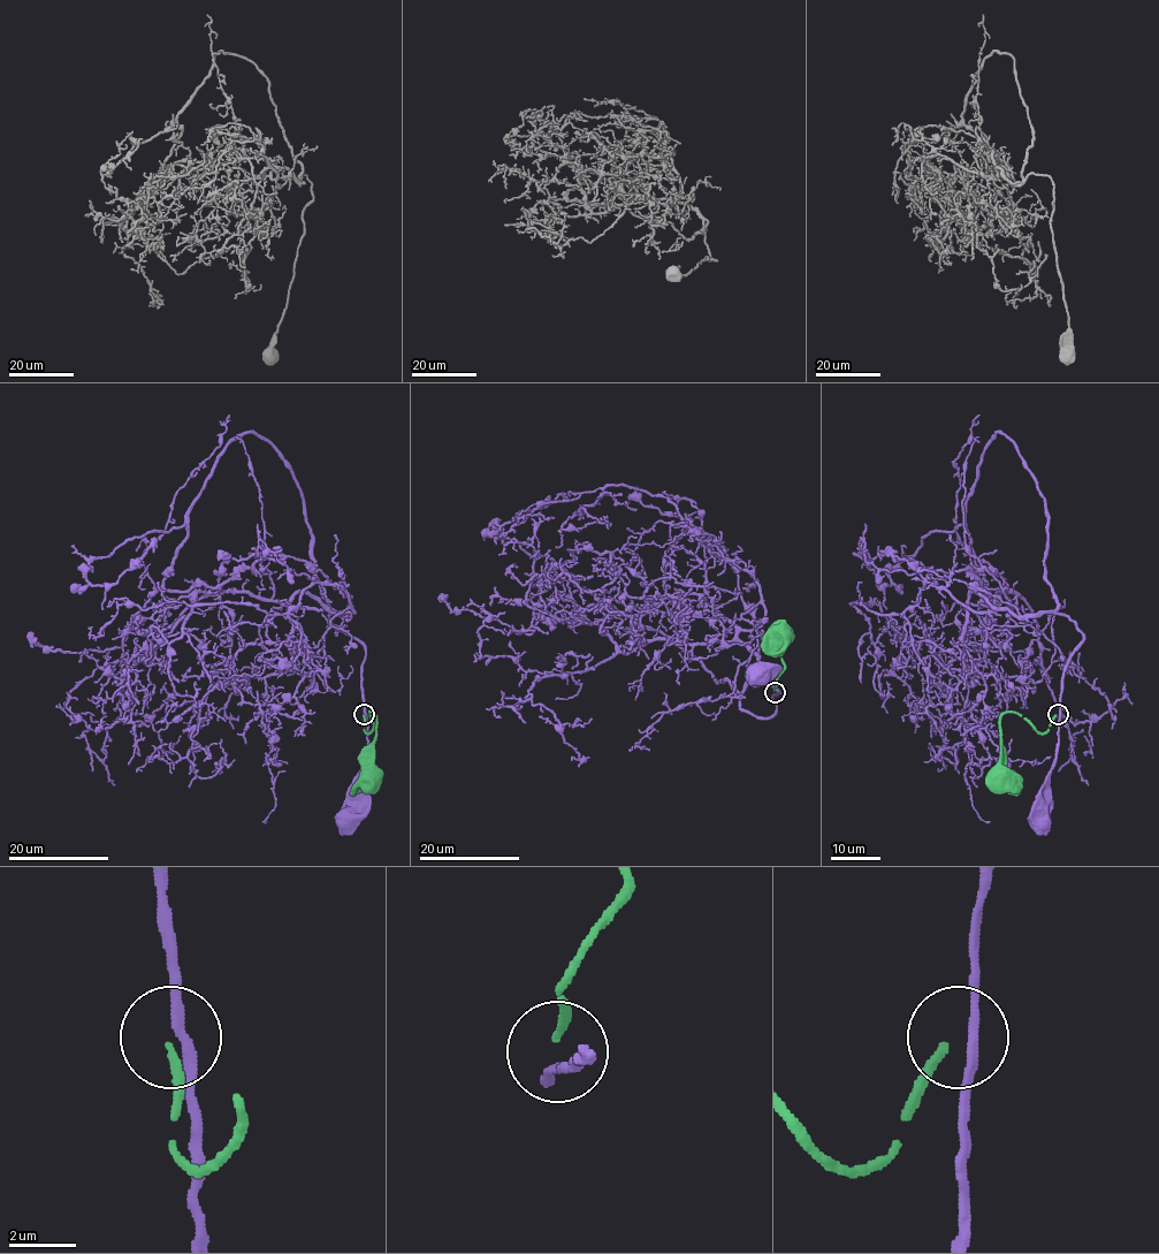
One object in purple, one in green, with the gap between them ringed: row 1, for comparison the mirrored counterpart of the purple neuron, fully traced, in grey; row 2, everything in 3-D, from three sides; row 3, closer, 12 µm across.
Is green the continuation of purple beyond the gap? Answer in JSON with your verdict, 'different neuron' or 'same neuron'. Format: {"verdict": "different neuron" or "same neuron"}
{"verdict": "different neuron"}

